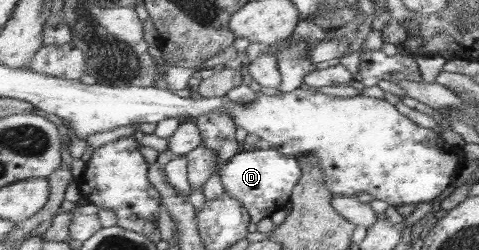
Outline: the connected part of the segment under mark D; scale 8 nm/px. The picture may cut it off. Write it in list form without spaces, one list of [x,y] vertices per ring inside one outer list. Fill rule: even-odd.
[[[242,147],[219,172],[225,192],[242,203],[242,207],[250,213],[252,223],[256,224],[264,218],[271,218],[274,212],[283,210],[291,202],[294,188],[304,176],[301,164],[296,157],[286,156],[276,149],[257,149]]]

